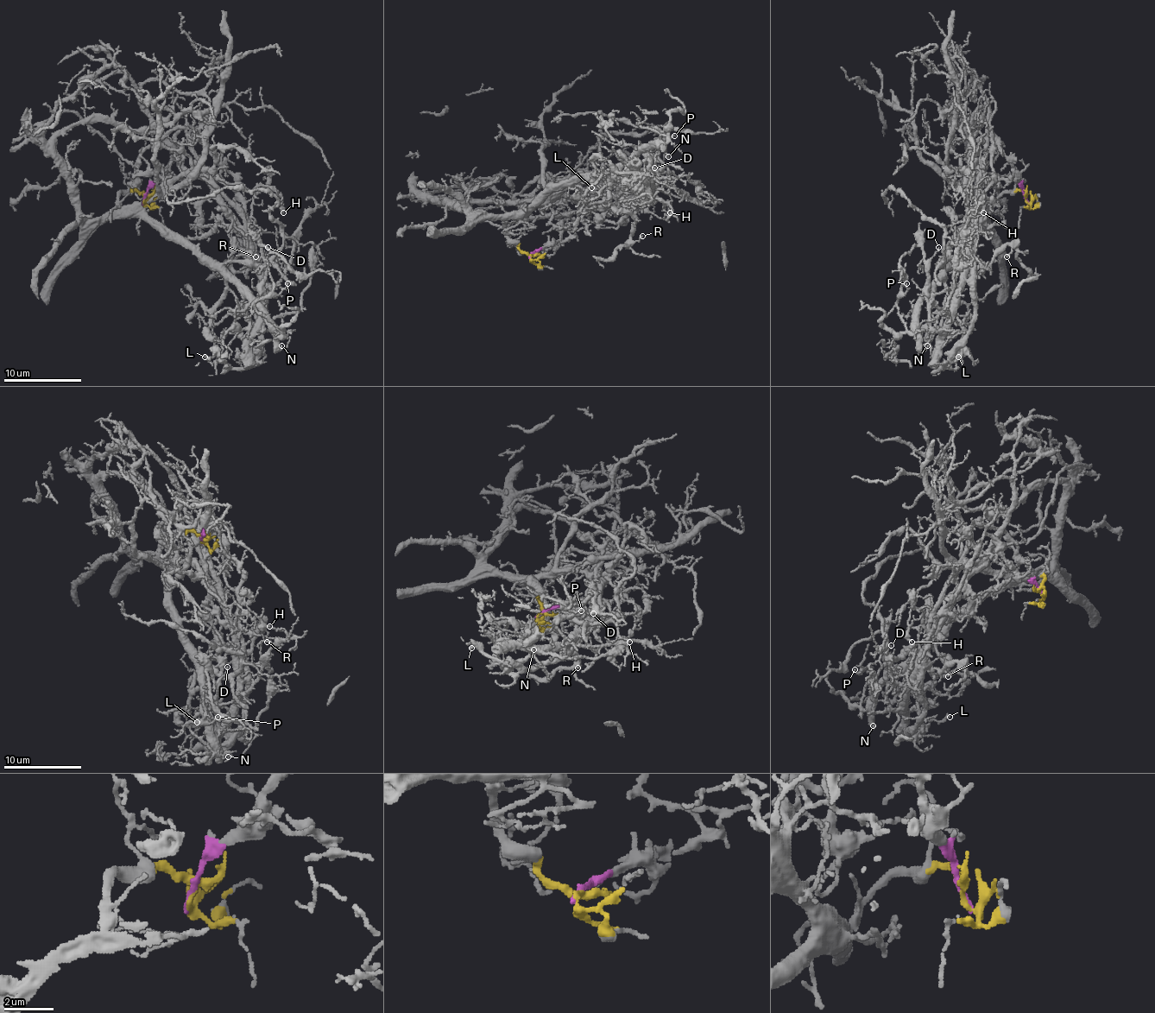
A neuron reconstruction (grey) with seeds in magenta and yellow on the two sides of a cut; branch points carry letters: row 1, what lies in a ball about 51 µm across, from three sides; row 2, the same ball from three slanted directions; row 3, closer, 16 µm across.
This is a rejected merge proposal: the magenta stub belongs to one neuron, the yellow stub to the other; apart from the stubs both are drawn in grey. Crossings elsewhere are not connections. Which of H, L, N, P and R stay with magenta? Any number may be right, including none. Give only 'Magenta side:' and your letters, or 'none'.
Magenta side: H, L

